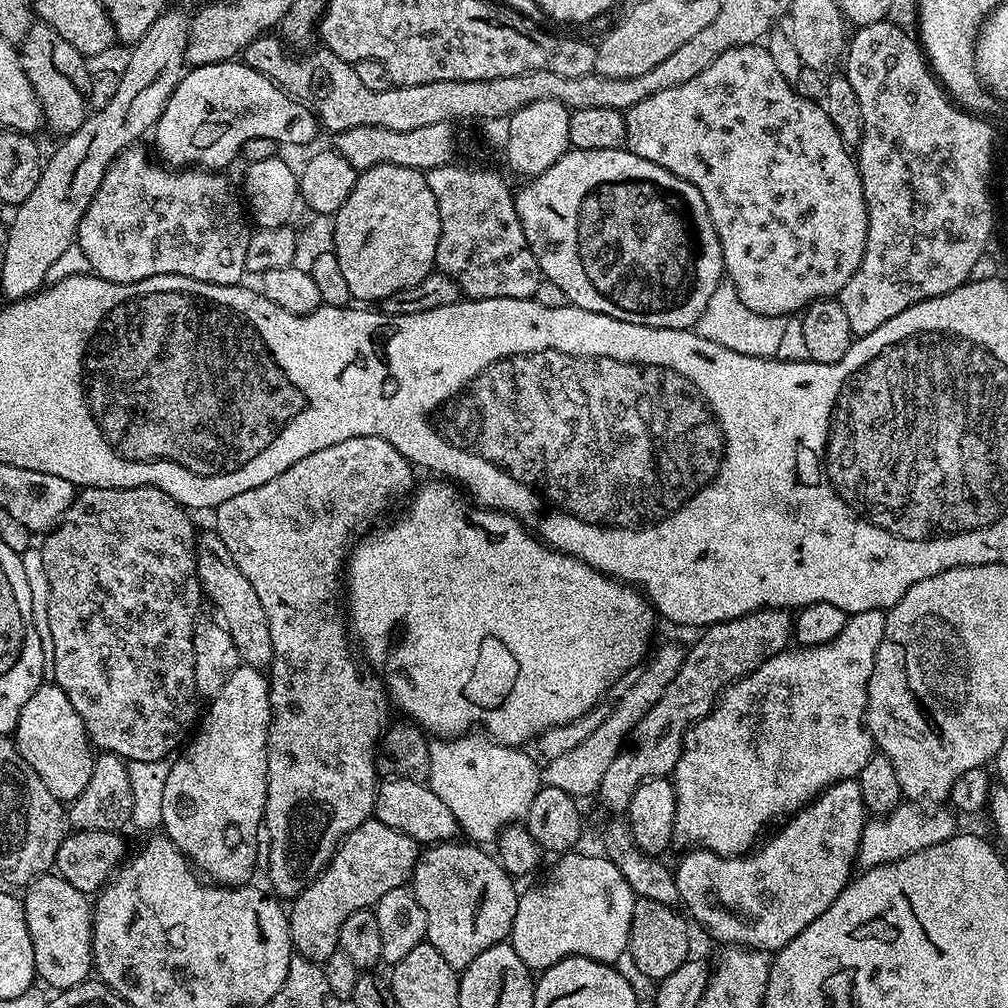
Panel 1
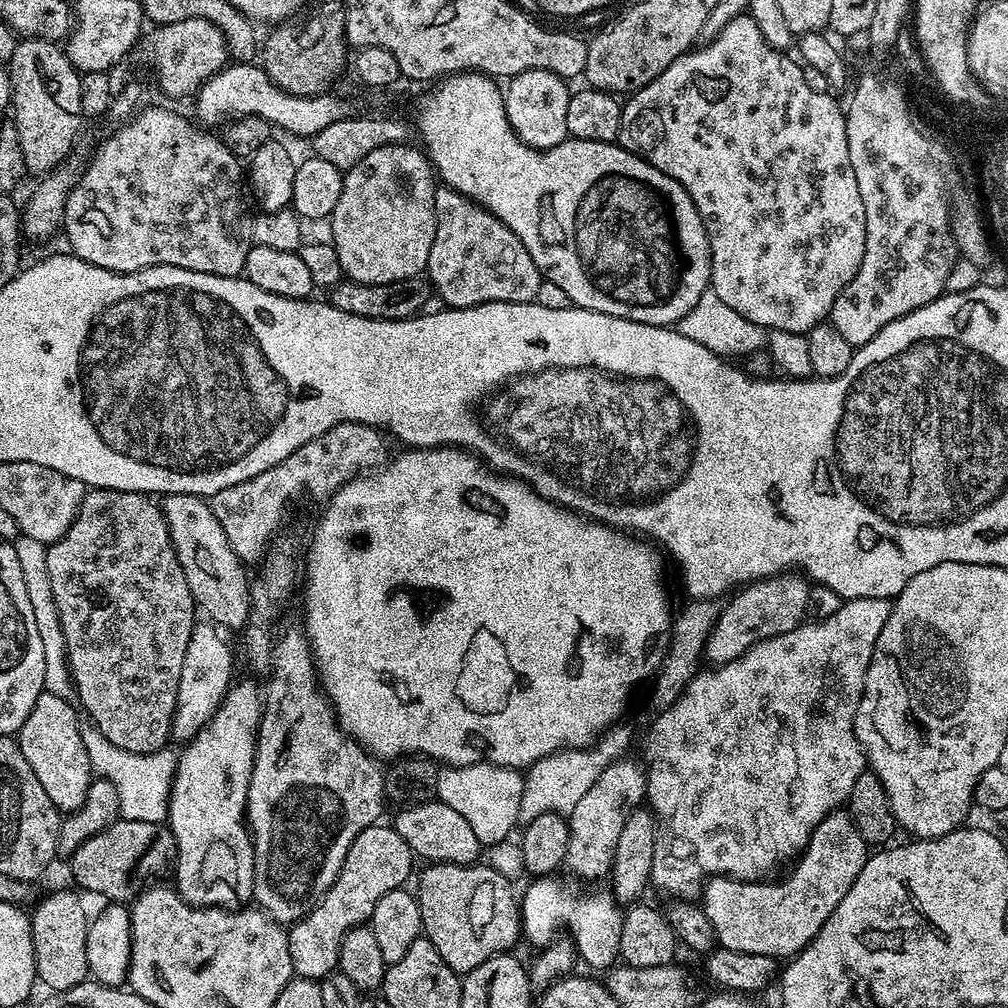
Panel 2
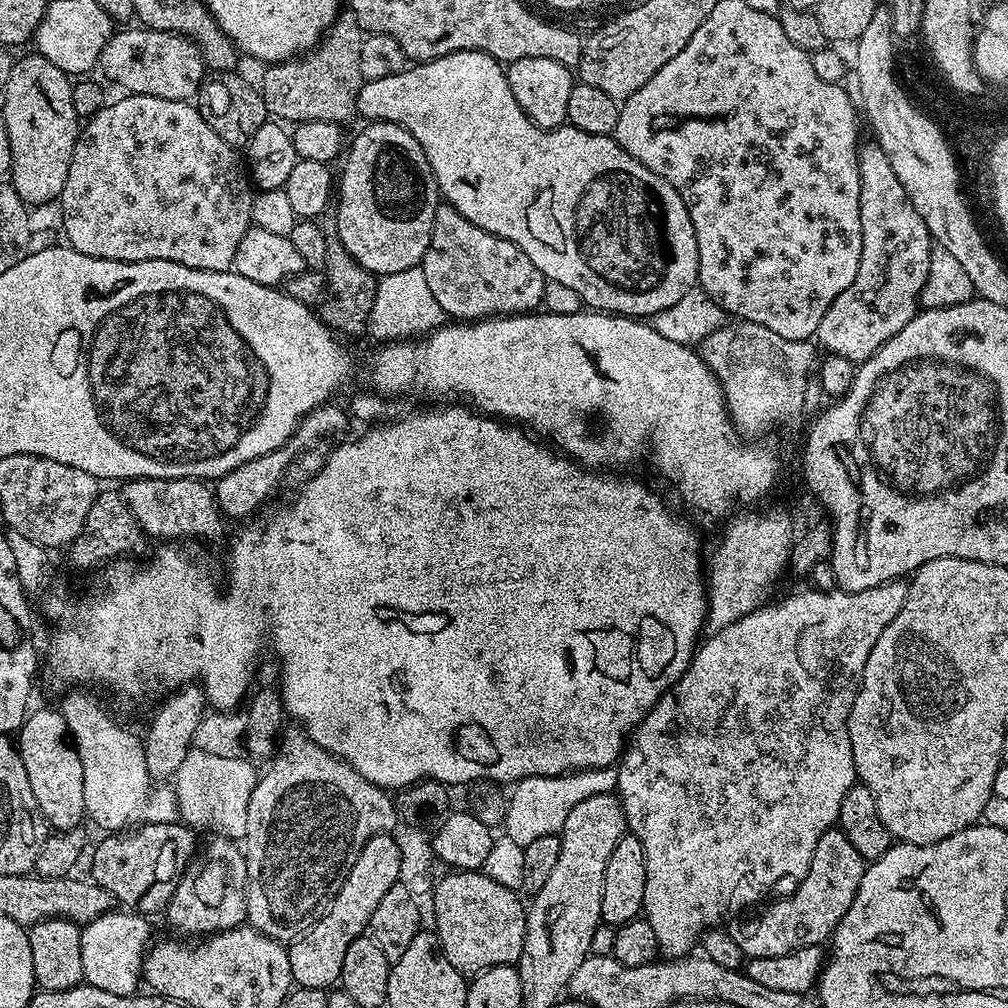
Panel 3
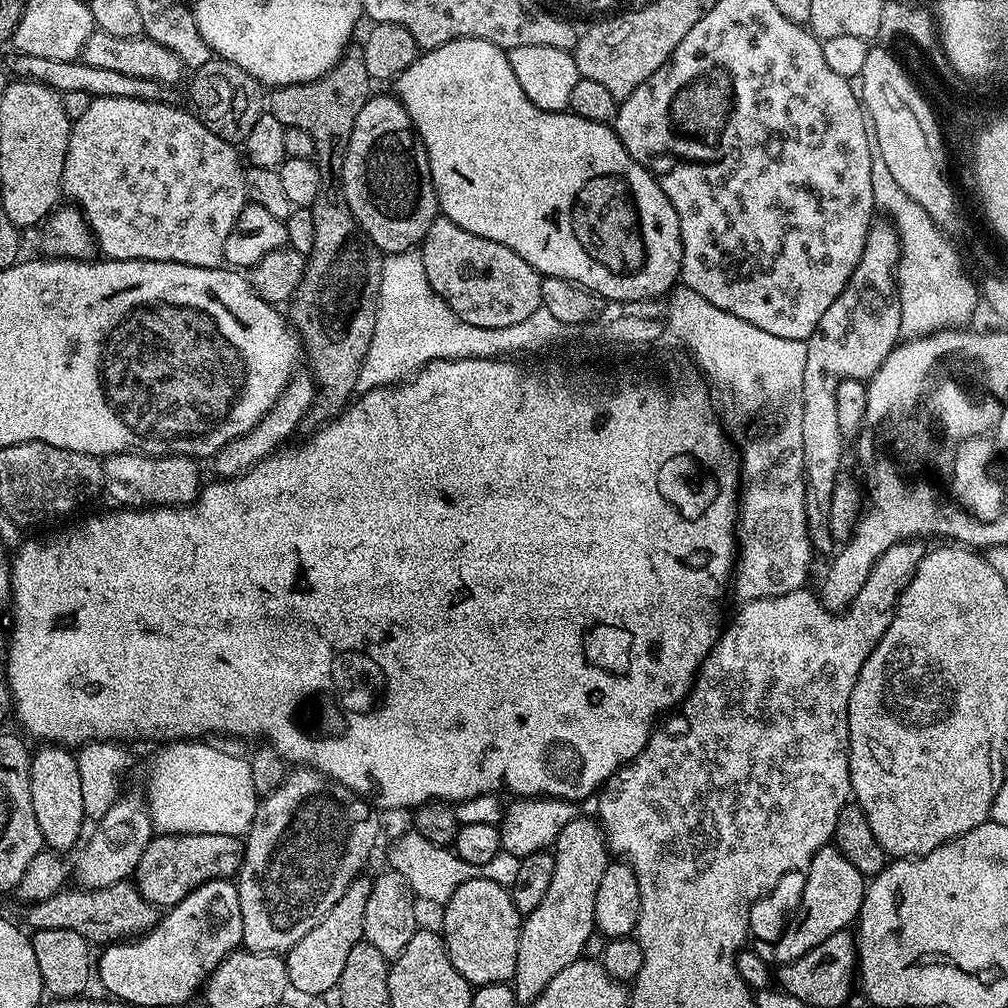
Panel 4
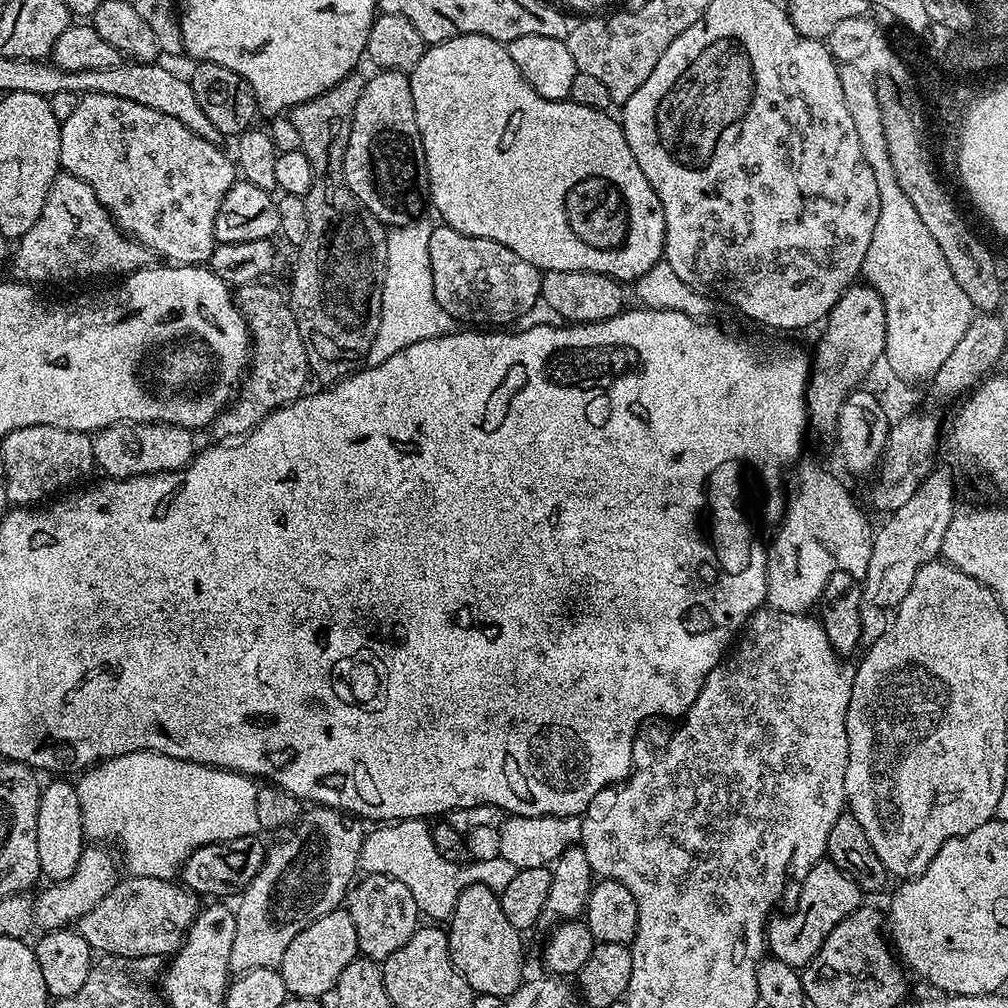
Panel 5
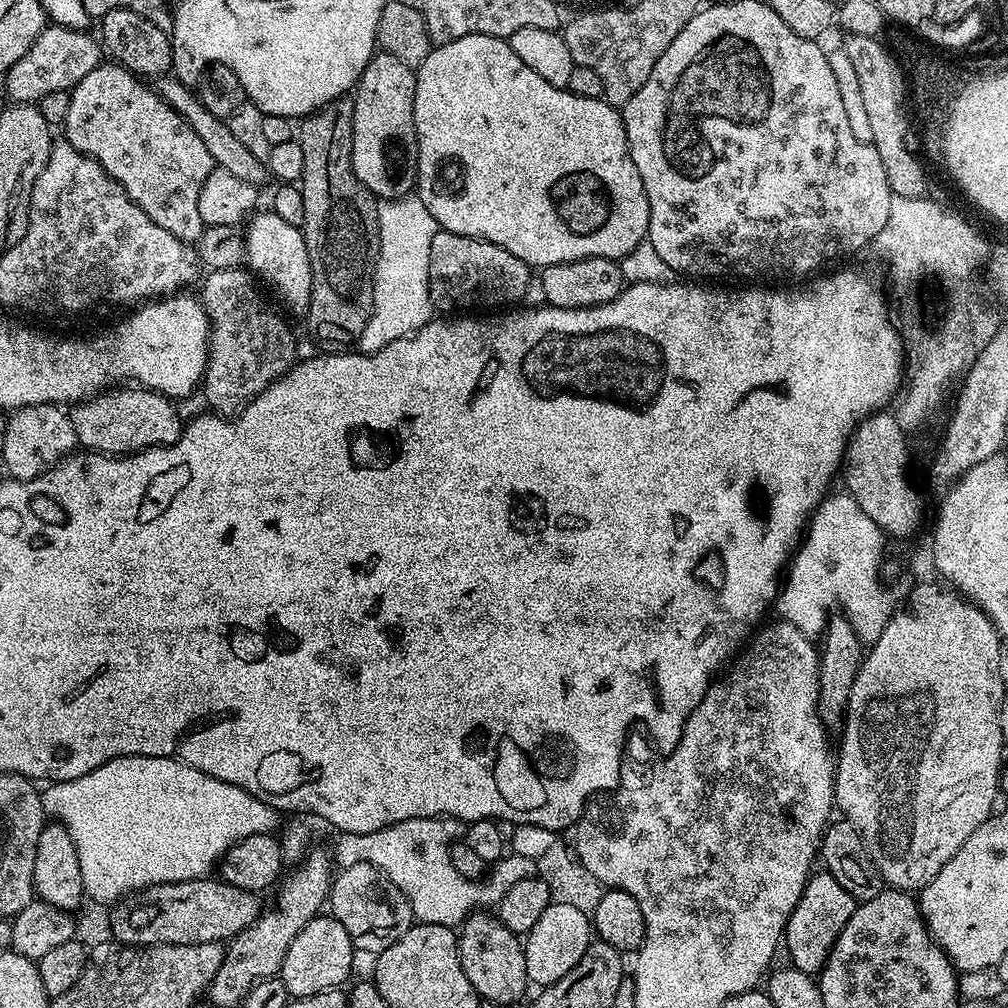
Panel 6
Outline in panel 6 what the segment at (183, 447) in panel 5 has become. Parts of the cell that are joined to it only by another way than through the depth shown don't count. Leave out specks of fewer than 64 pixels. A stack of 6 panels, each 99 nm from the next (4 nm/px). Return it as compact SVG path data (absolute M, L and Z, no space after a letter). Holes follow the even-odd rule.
M112 386L77 403L70 415L81 449L123 456L143 452L145 448L159 448L161 444L172 444L179 438L182 420L176 417L176 408L172 404L175 403L169 397L150 388Z

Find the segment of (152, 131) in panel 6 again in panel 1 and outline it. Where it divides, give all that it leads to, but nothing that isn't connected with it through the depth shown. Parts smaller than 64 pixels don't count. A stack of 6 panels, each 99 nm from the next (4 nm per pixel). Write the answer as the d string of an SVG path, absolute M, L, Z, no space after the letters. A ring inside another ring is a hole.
M140 146L119 152L90 206L86 206L86 214L76 231L76 243L85 251L92 272L106 282L119 284L142 282L162 274L178 274L211 284L241 283L246 276L246 254L252 232L245 205L236 201L231 182L216 170L195 166L173 170L149 156Z

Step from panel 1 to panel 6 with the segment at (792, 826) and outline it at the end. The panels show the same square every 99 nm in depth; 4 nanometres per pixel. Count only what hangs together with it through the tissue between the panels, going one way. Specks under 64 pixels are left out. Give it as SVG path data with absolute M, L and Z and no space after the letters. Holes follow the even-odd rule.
M826 870L813 871L804 884L802 898L794 906L788 916L788 925L784 927L782 944L785 949L788 947L791 967L802 970L811 977L821 972L838 934L842 934L842 926L850 922L850 914L854 914L857 903L841 886L838 878L834 878Z

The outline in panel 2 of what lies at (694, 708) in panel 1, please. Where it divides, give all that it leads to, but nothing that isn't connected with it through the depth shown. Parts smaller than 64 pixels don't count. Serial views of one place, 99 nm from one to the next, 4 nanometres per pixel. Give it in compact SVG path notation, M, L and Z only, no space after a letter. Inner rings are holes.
M796 575L767 576L762 581L741 587L735 593L737 596L725 608L719 609L716 625L704 641L703 659L712 666L728 664L732 660L740 659L759 640L769 640L778 634L793 632L799 624L805 623L810 584L803 575ZM628 759L616 760L602 770L598 782L594 782L594 786L590 786L579 800L578 806L567 813L570 846L566 848L564 868L581 881L600 880L603 876L605 879L611 873L614 850L618 850L618 837L626 827L626 818L630 818L632 809L645 803L645 769Z

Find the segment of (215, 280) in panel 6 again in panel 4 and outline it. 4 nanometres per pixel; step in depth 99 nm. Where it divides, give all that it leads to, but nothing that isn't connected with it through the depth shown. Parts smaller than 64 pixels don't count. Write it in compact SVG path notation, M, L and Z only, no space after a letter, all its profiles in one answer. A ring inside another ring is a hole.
M304 374L293 375L289 380L284 393L279 396L274 405L265 416L260 420L257 428L251 428L244 436L240 436L234 442L230 442L214 457L216 463L215 475L220 478L231 478L240 475L241 472L247 472L252 465L263 460L265 456L272 455L277 448L285 443L284 440L300 423L304 420L304 415L314 408L314 381L311 375Z

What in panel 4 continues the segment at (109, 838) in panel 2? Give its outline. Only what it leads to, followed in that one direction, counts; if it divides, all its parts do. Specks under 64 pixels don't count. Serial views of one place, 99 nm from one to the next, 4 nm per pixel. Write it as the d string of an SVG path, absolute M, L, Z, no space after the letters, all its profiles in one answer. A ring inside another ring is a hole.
M156 834L146 846L134 873L136 888L157 909L170 910L186 894L208 880L235 877L244 864L245 841L230 834Z

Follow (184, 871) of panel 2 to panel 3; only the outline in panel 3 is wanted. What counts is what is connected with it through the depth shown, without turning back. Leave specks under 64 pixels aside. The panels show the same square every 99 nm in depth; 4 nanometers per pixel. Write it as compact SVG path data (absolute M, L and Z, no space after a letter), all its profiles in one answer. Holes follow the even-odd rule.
M216 838L208 848L209 854L216 857L205 864L189 867L178 882L176 893L167 906L166 917L178 931L192 936L188 938L207 938L217 932L239 928L248 919L246 858L243 851L232 844L235 843L231 839Z

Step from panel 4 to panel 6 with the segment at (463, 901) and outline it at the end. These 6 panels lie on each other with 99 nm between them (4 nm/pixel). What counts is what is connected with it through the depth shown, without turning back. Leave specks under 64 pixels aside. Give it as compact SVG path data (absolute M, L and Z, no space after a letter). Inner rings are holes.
M488 910L473 911L459 925L458 954L462 962L462 970L466 970L466 978L470 978L470 986L480 995L481 1000L489 1000L498 1006L516 1004L530 988L526 974L526 954L521 937L511 932L500 921L499 915L492 916Z

